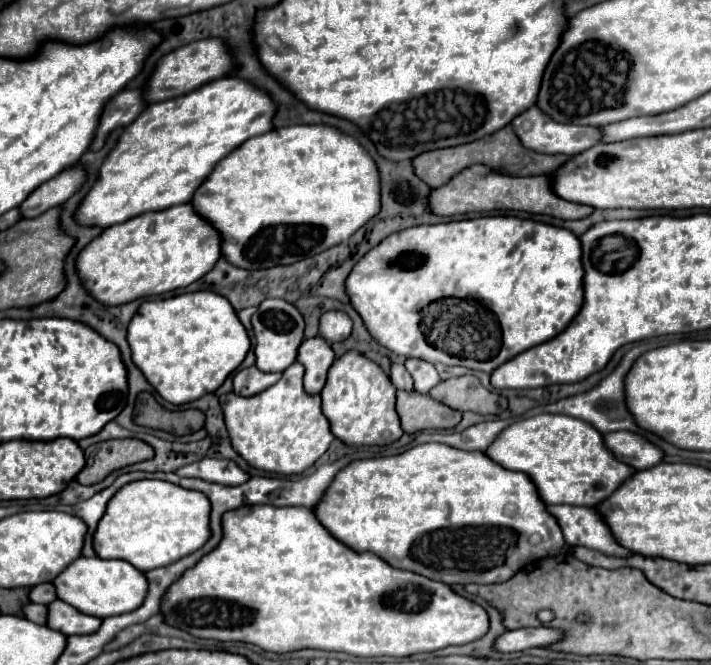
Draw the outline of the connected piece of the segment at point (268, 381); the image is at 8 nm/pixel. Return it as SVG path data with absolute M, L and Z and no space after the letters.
M248 367L242 369L234 375L234 393L242 395L242 397L252 397L258 395L260 391L268 389L270 385L274 385L280 379L282 373L264 373L256 367Z

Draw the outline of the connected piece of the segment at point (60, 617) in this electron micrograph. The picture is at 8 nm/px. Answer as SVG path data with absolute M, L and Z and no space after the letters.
M58 599L48 605L48 625L70 637L70 635L86 635L98 631L102 619L92 615L82 615L78 609Z

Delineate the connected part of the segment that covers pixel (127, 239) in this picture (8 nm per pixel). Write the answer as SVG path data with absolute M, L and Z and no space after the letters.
M192 203L172 205L104 229L104 233L80 253L78 273L94 299L106 305L122 305L138 297L188 287L206 275L222 257L220 239L214 225L200 217Z

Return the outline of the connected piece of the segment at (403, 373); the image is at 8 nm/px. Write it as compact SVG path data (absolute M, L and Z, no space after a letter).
M394 363L394 365L392 365L390 379L392 379L392 383L394 383L396 389L402 389L402 391L414 391L414 387L412 387L412 377L410 377L410 373L404 369L404 365Z

